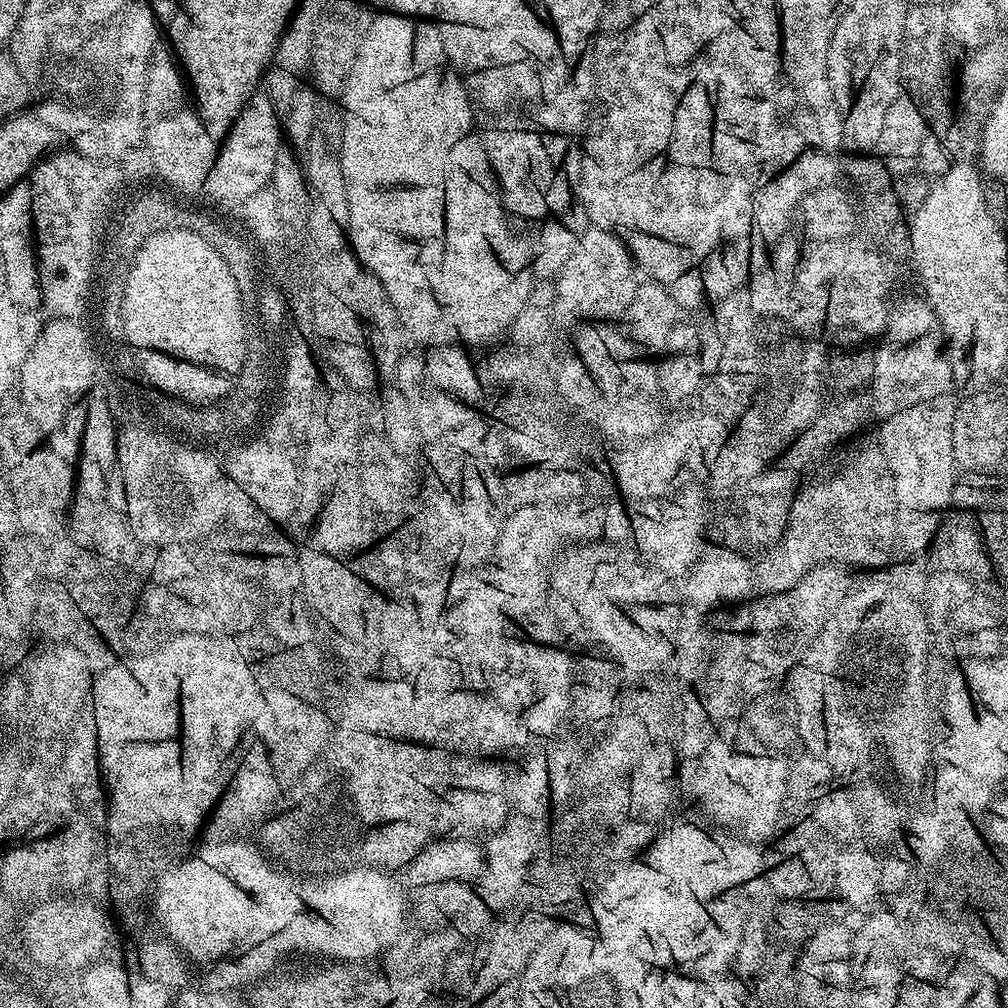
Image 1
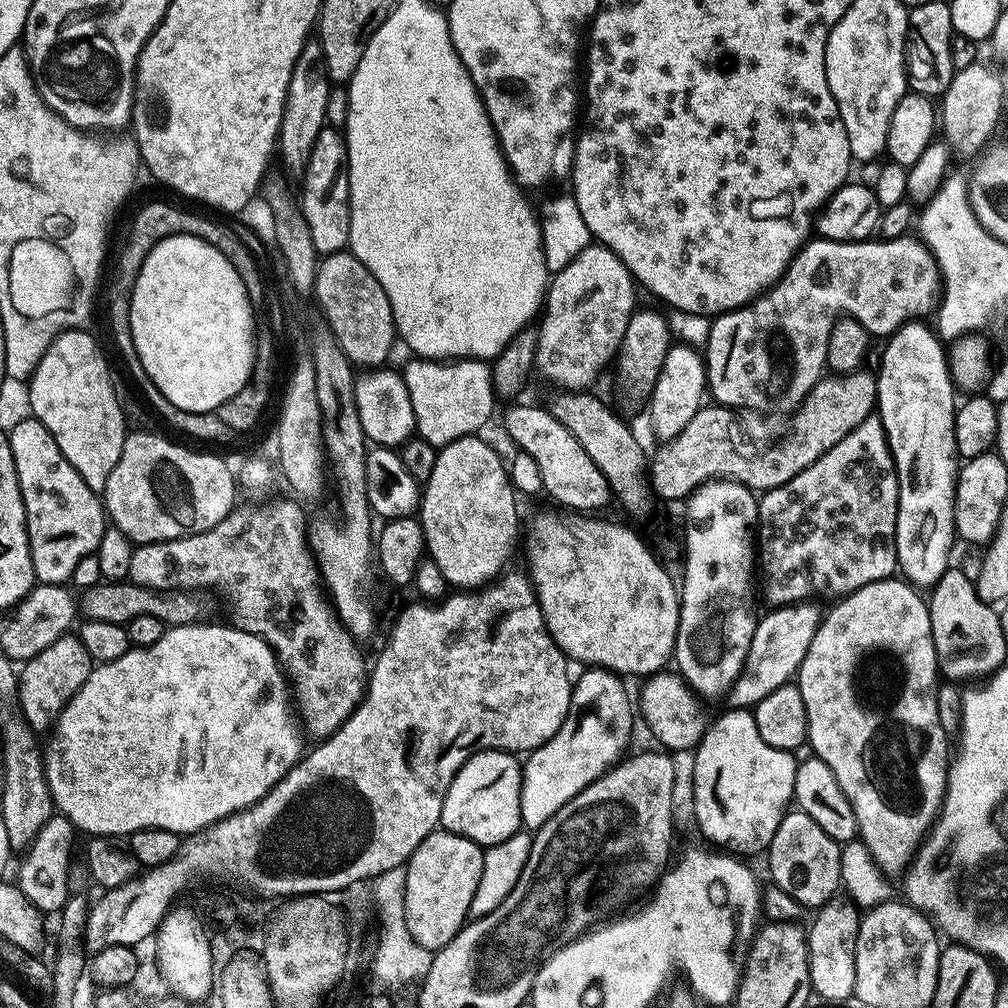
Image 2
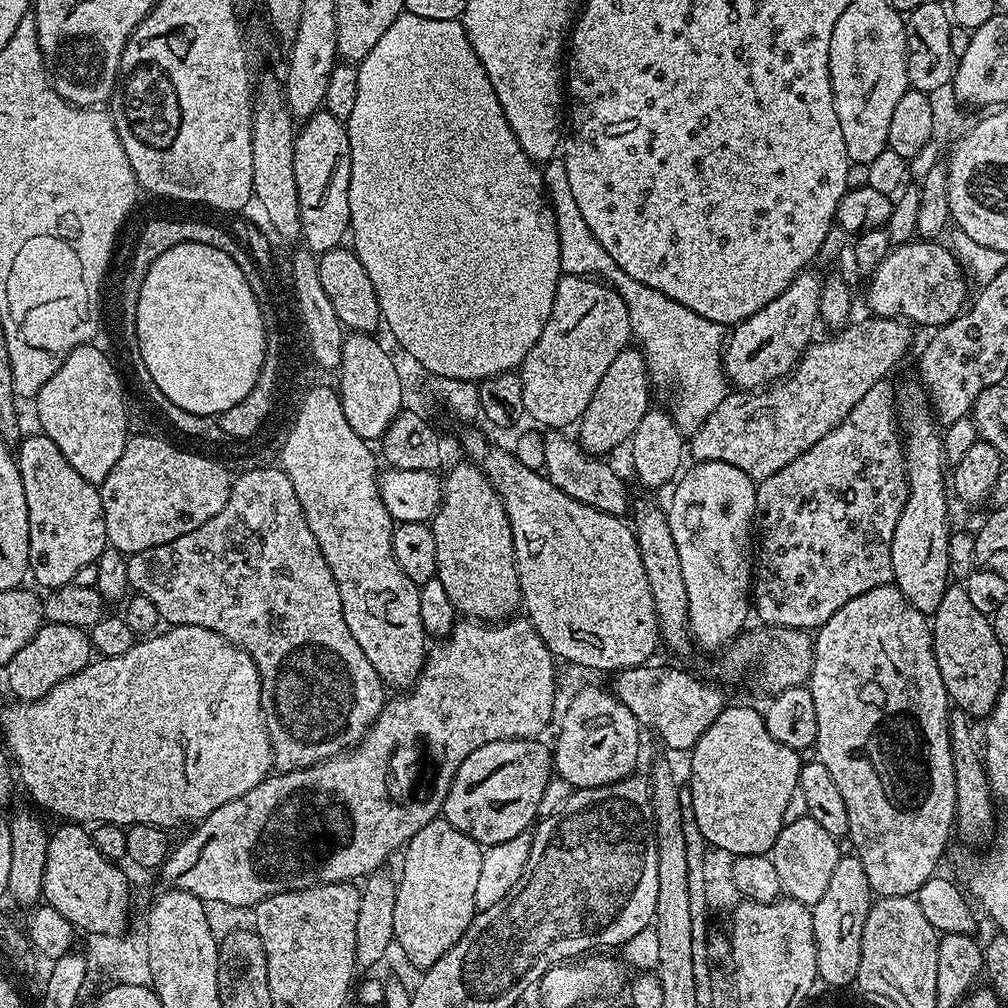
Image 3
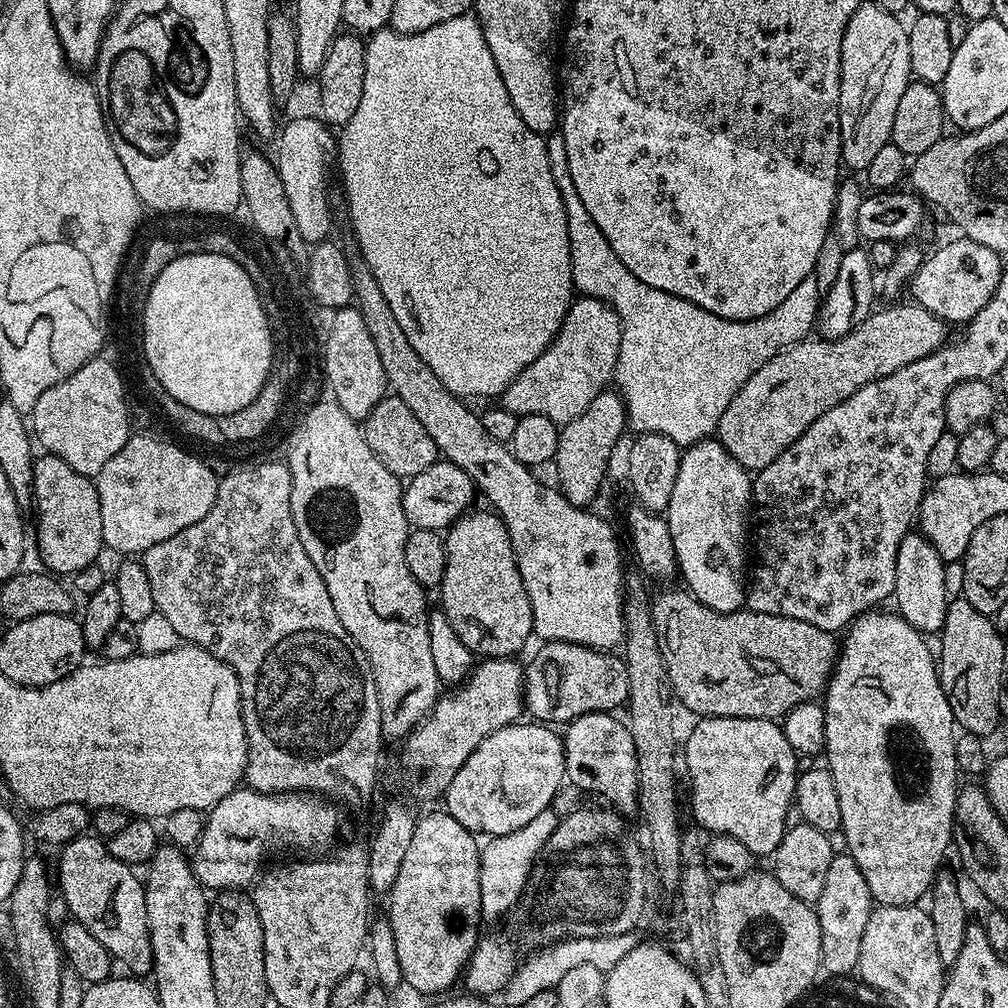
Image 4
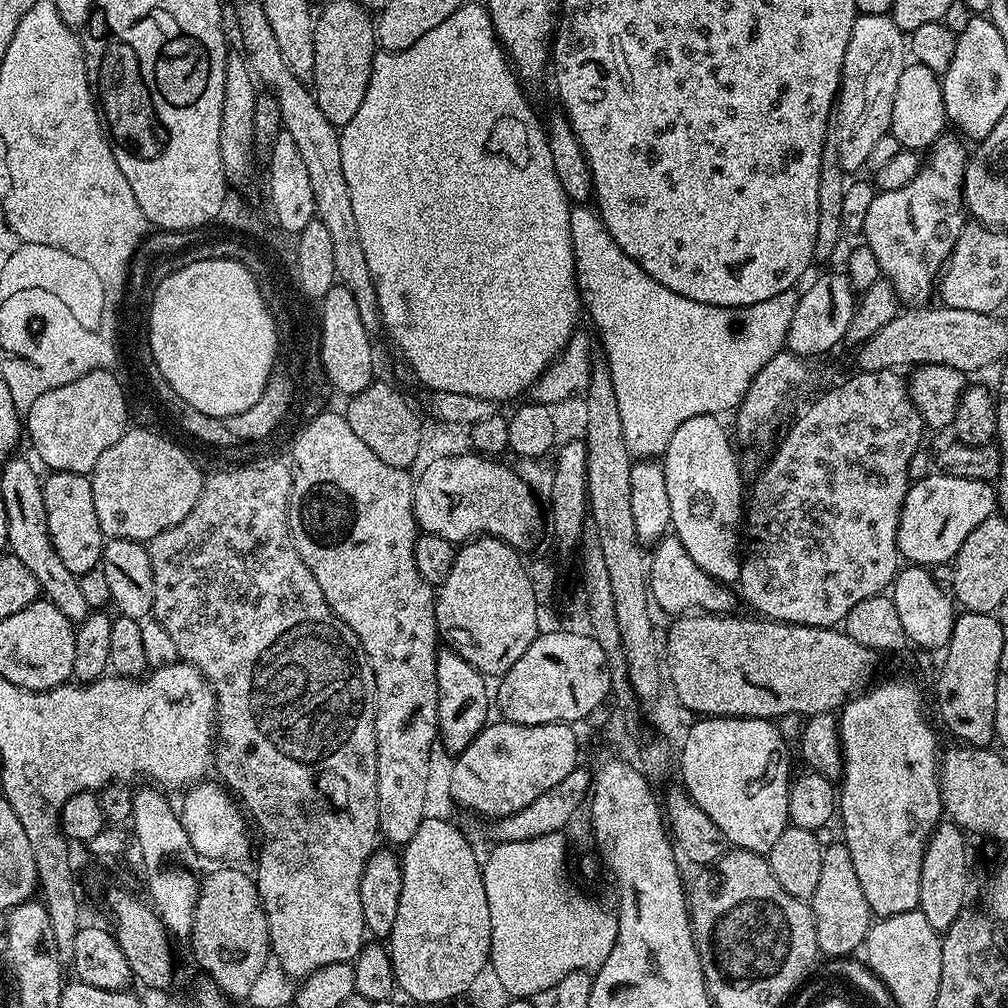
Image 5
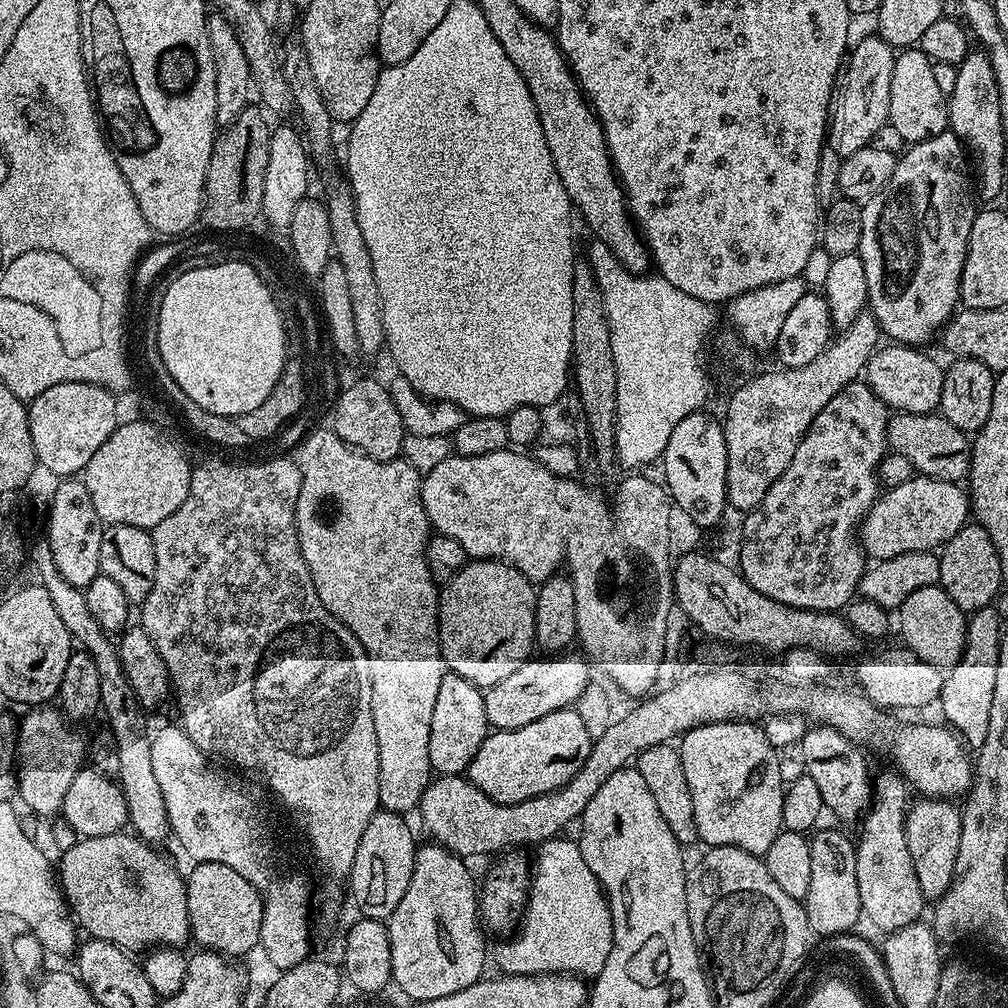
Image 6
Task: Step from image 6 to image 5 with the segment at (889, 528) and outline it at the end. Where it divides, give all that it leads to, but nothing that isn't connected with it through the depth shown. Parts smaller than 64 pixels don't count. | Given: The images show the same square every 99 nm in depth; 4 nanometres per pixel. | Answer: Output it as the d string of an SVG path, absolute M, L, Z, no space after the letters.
M940 470L935 474L909 483L908 493L902 502L902 514L900 515L900 533L896 536L896 546L900 549L900 555L912 566L935 566L951 562L962 550L962 542L978 527L981 522L986 522L997 511L995 487L987 480L975 480L974 478L962 478L961 476L949 476L947 472Z

